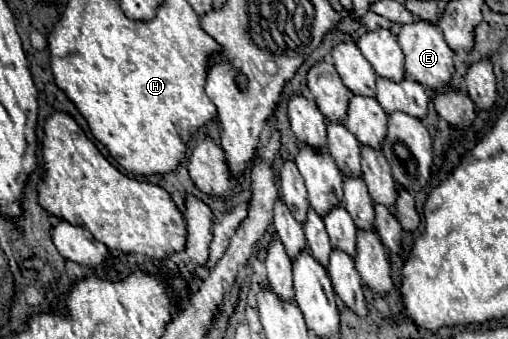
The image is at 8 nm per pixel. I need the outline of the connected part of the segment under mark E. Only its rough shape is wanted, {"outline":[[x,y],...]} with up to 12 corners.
{"outline":[[405,24],[405,74],[435,92],[449,86],[453,52],[437,26]]}

